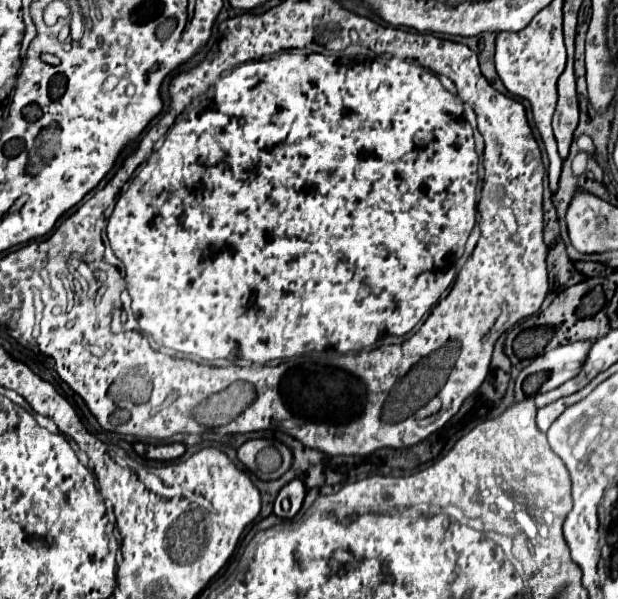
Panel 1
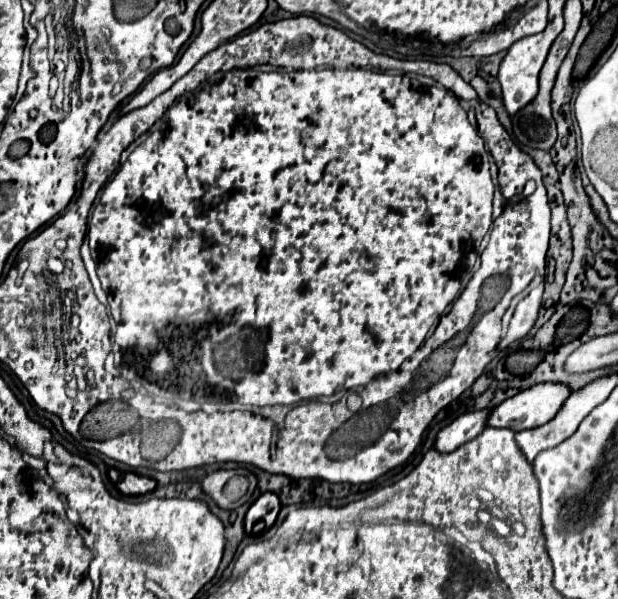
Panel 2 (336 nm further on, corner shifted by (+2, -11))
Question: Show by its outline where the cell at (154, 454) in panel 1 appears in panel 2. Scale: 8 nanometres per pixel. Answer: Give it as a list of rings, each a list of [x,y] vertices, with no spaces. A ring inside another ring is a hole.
[[[128,472],[122,482],[118,484],[118,490],[122,494],[146,494],[146,492],[152,492],[156,488],[156,480],[154,478],[148,478],[148,476],[140,476],[140,474],[134,474],[134,472]]]

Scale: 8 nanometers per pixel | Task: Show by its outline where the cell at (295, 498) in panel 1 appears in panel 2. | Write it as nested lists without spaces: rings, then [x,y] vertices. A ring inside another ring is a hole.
[[[274,492],[262,494],[262,496],[250,506],[250,510],[248,510],[248,514],[246,514],[246,522],[244,522],[246,532],[250,534],[250,532],[260,530],[260,522],[264,522],[266,528],[270,528],[270,526],[276,522],[280,508],[282,508],[282,506],[280,506],[280,500],[278,500],[278,496],[276,496]]]

